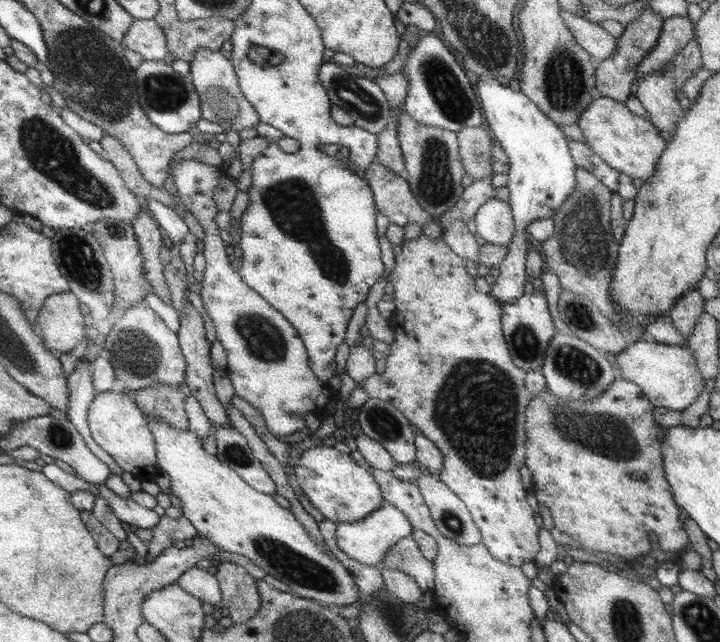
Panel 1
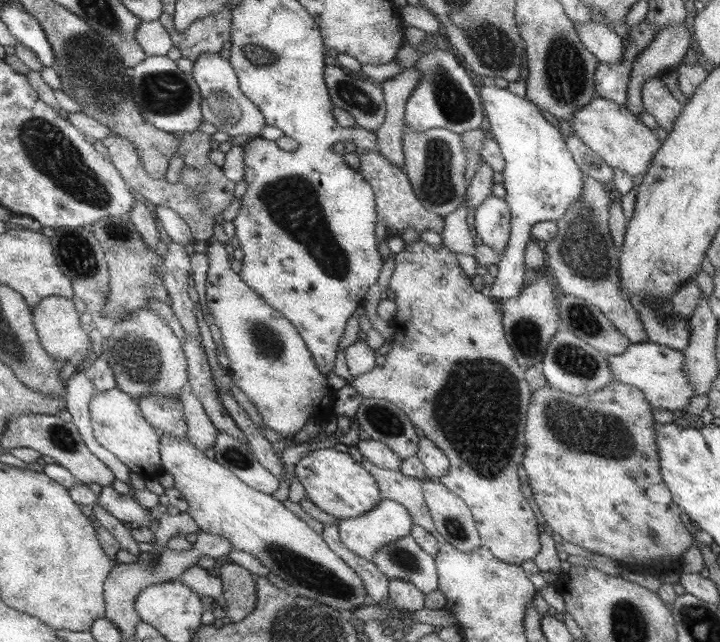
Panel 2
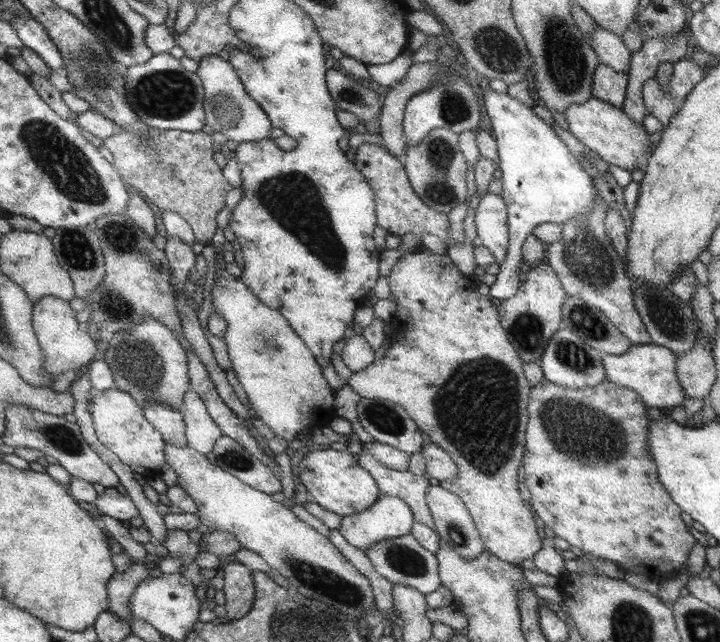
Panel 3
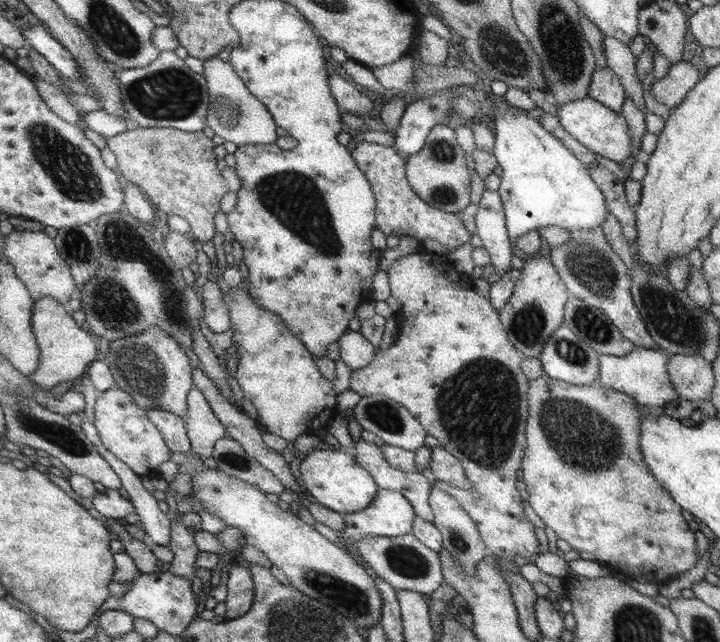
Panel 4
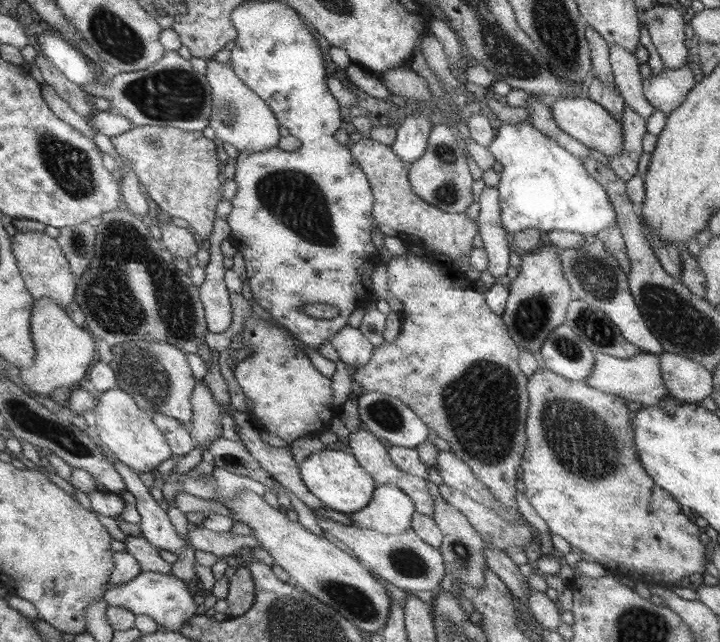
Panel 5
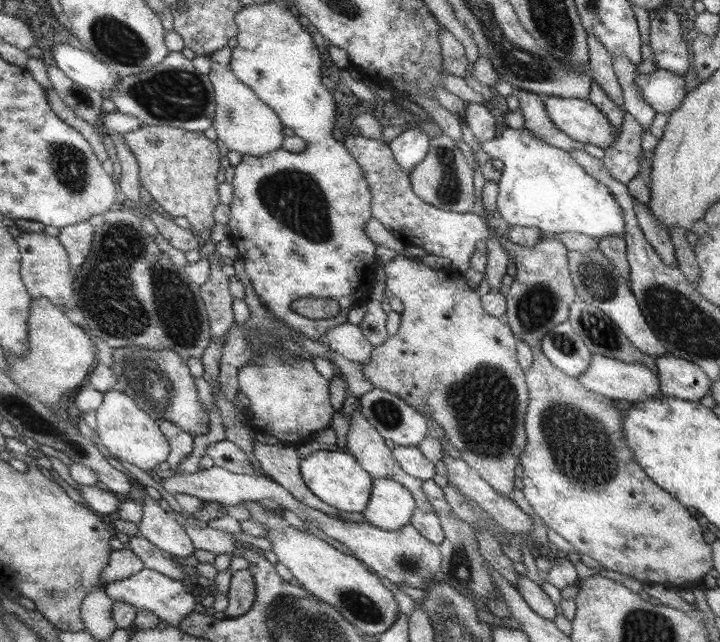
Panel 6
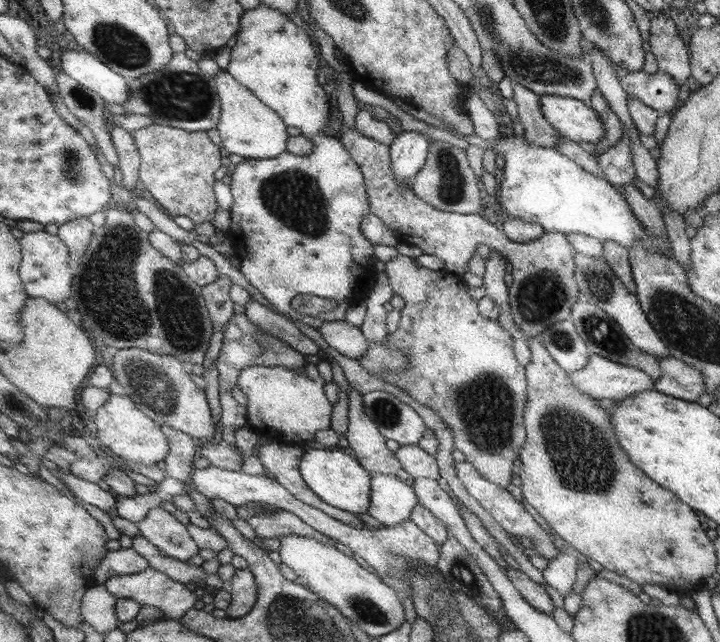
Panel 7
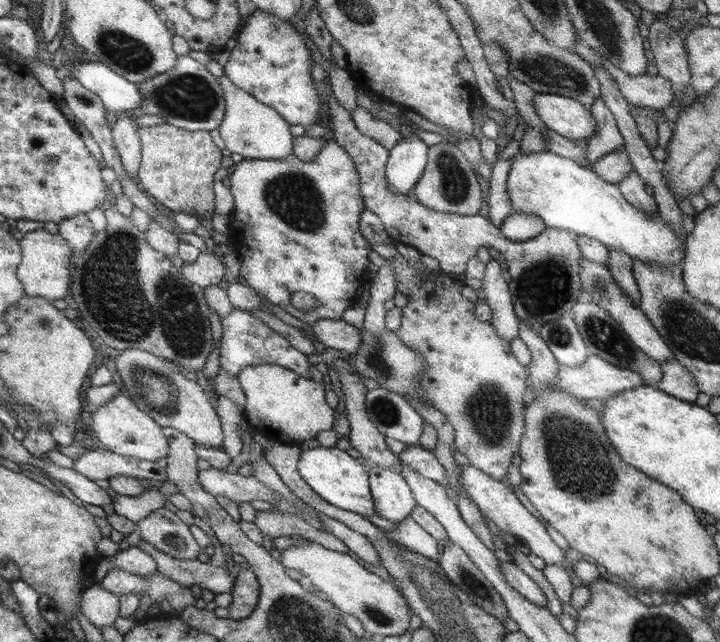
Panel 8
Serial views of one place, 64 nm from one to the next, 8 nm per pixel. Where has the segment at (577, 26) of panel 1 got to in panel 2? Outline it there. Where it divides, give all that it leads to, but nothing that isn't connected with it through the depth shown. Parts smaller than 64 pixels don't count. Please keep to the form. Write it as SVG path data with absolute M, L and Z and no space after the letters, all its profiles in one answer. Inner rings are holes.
M603 22L572 23L577 38L591 52L597 63L617 64L623 56L622 38L617 36Z

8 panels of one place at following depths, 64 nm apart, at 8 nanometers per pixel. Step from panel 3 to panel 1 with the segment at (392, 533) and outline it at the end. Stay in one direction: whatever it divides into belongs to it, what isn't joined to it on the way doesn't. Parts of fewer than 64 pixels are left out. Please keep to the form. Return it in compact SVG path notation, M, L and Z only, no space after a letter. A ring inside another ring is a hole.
M386 503L379 510L374 510L367 517L355 522L337 523L335 529L335 540L337 549L346 554L346 557L353 558L355 562L365 566L380 567L386 552L395 543L412 534L412 525L408 521L407 515L403 514L397 507Z

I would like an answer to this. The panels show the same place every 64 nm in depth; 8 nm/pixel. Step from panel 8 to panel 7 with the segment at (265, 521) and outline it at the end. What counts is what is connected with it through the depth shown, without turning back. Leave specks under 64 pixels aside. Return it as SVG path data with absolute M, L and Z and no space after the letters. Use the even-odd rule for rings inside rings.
M280 510L273 515L264 515L256 513L253 517L245 520L253 534L255 540L263 538L281 538L287 534L295 534L295 536L305 536L305 538L313 538L315 542L325 544L325 546L333 546L333 540L321 535L320 532L313 530L307 526L300 518L297 518L292 512Z

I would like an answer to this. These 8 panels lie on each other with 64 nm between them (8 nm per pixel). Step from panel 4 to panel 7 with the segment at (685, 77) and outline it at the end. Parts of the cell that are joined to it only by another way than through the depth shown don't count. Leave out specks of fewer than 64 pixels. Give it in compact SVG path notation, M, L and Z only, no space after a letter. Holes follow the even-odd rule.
M611 66L617 73L620 85L627 95L633 95L645 106L665 115L675 108L679 86L671 75L661 71L654 74L629 72L619 66Z

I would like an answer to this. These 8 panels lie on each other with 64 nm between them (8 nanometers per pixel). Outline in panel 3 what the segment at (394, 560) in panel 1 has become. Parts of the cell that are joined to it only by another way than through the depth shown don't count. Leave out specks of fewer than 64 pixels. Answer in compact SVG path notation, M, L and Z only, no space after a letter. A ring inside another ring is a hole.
M411 534L389 541L373 543L365 554L372 562L377 574L386 578L391 584L399 583L413 587L422 595L433 592L440 585L435 555L421 548Z

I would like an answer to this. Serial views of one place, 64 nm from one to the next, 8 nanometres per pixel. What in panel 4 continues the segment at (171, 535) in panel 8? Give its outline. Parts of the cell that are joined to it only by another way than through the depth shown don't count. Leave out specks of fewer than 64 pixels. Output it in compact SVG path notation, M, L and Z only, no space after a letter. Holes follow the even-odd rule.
M83 411L78 413L81 417L82 431L86 439L93 445L97 454L109 465L109 468L117 475L119 484L129 496L129 502L133 505L134 513L138 514L139 526L143 529L148 544L168 546L170 541L170 520L157 507L157 501L141 485L140 478L124 462L121 462L112 452L109 452L99 440L94 424L89 422Z

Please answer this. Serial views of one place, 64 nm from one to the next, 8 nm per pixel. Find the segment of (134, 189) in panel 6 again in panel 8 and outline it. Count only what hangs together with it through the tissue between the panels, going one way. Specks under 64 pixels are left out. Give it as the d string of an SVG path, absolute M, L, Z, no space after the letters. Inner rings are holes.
M120 115L113 125L112 141L118 152L122 169L126 176L133 178L140 167L140 142L137 134L138 127L132 122L131 117Z

